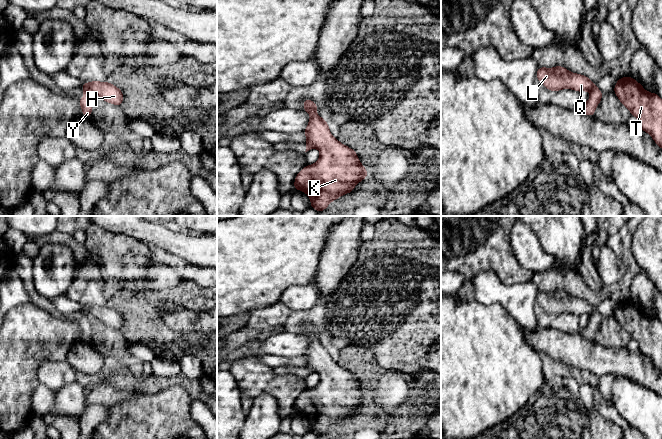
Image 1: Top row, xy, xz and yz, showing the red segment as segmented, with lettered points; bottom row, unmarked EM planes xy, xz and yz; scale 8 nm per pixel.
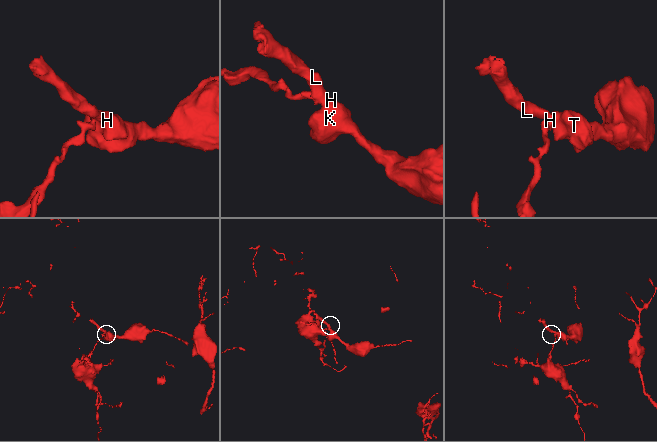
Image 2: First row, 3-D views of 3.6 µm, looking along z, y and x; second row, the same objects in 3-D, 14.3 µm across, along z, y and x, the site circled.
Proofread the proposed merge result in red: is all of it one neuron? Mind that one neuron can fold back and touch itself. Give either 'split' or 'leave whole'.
split

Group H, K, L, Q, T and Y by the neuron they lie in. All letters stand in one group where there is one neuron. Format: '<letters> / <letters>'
H K L Q T / Y

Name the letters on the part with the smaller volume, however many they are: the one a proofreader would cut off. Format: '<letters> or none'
H, K, L, Q, T

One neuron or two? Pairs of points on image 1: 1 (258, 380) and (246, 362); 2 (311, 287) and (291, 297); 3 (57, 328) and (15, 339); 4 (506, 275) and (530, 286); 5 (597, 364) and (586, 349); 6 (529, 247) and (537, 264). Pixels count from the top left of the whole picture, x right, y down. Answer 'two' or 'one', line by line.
1: one
2: one
3: one
4: two
5: one
6: one

